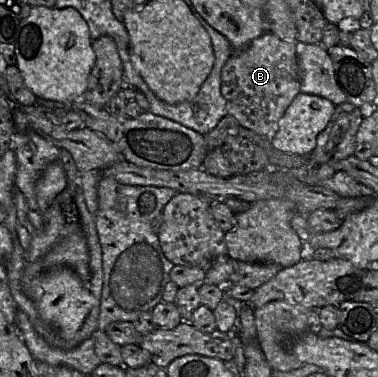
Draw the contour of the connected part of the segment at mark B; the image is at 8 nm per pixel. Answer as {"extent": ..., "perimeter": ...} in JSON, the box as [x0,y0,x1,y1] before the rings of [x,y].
{"extent":[221,32,301,141],"perimeter":[[[266,32],[260,37],[252,40],[248,45],[241,49],[233,50],[229,60],[226,62],[221,73],[221,93],[226,100],[226,108],[228,114],[232,115],[239,124],[247,129],[250,129],[260,135],[266,136],[270,141],[275,134],[280,118],[284,115],[286,109],[292,103],[293,99],[301,92],[300,91],[300,70],[296,51],[297,42],[289,42],[278,38],[276,35]]]}

